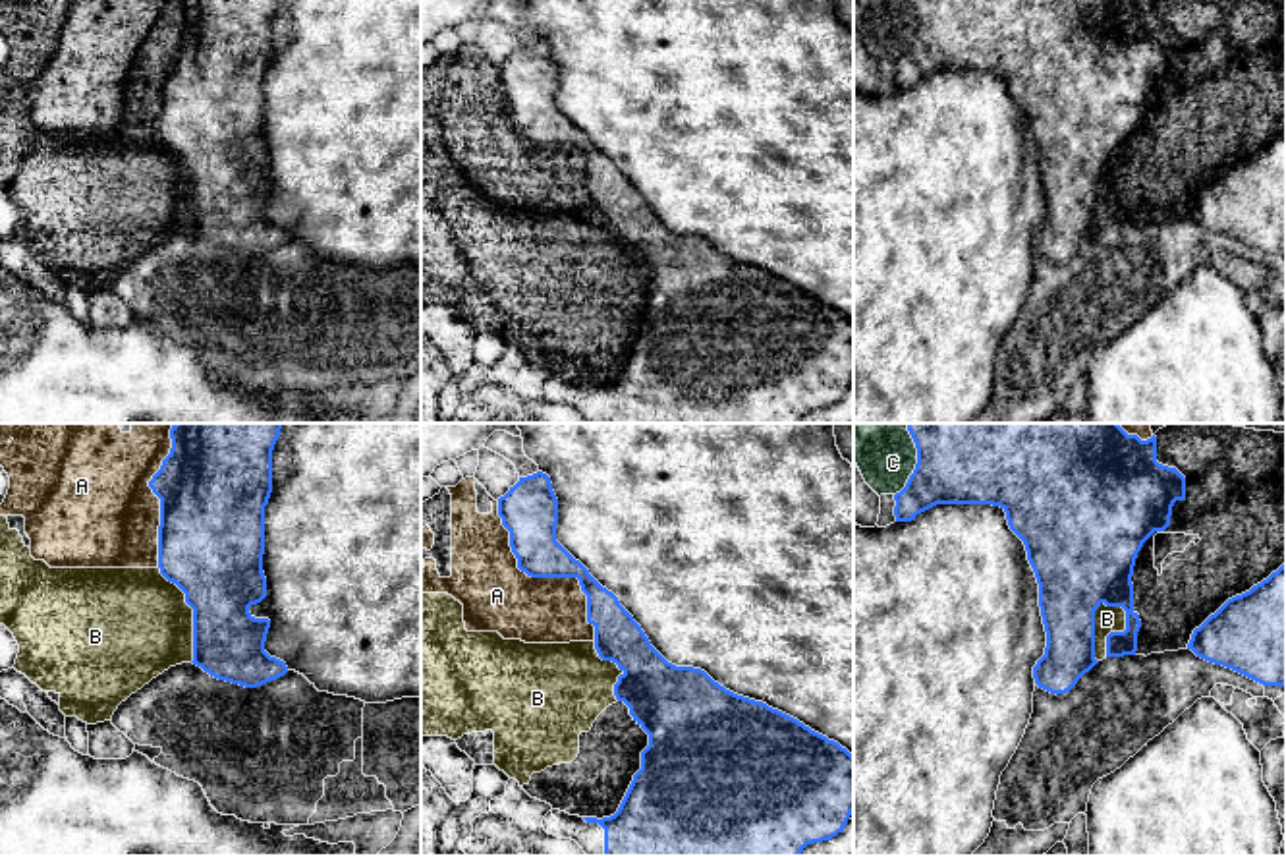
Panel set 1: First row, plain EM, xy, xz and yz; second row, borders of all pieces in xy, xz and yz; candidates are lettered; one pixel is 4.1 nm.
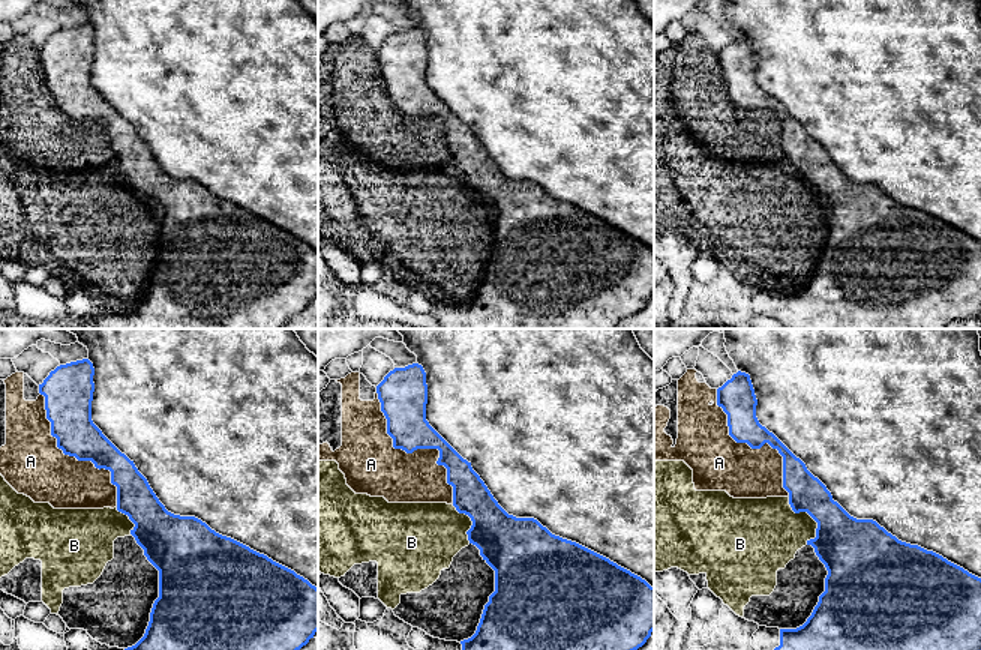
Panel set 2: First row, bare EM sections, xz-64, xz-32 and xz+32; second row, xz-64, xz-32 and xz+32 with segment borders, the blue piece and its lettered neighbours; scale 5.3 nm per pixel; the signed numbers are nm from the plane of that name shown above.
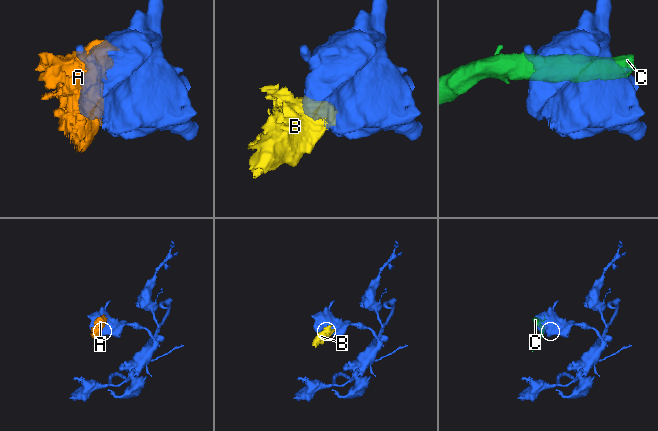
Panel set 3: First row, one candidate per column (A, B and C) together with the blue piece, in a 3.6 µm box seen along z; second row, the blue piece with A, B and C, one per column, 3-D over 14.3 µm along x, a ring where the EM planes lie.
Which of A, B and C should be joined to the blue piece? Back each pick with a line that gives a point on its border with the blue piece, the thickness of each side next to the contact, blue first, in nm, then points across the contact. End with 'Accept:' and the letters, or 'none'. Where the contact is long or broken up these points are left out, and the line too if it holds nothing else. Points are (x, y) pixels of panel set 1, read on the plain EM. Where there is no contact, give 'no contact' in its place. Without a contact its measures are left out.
Accept: none

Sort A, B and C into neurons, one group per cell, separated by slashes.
A B / C

